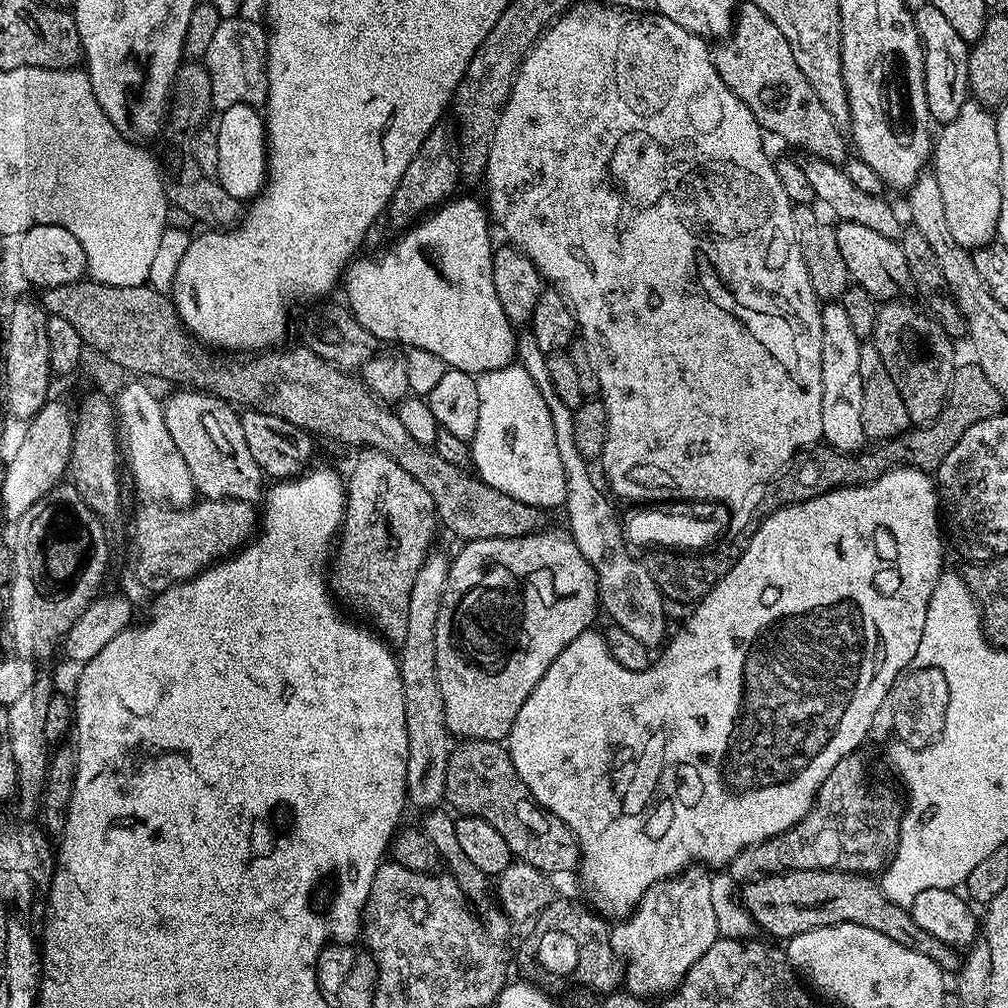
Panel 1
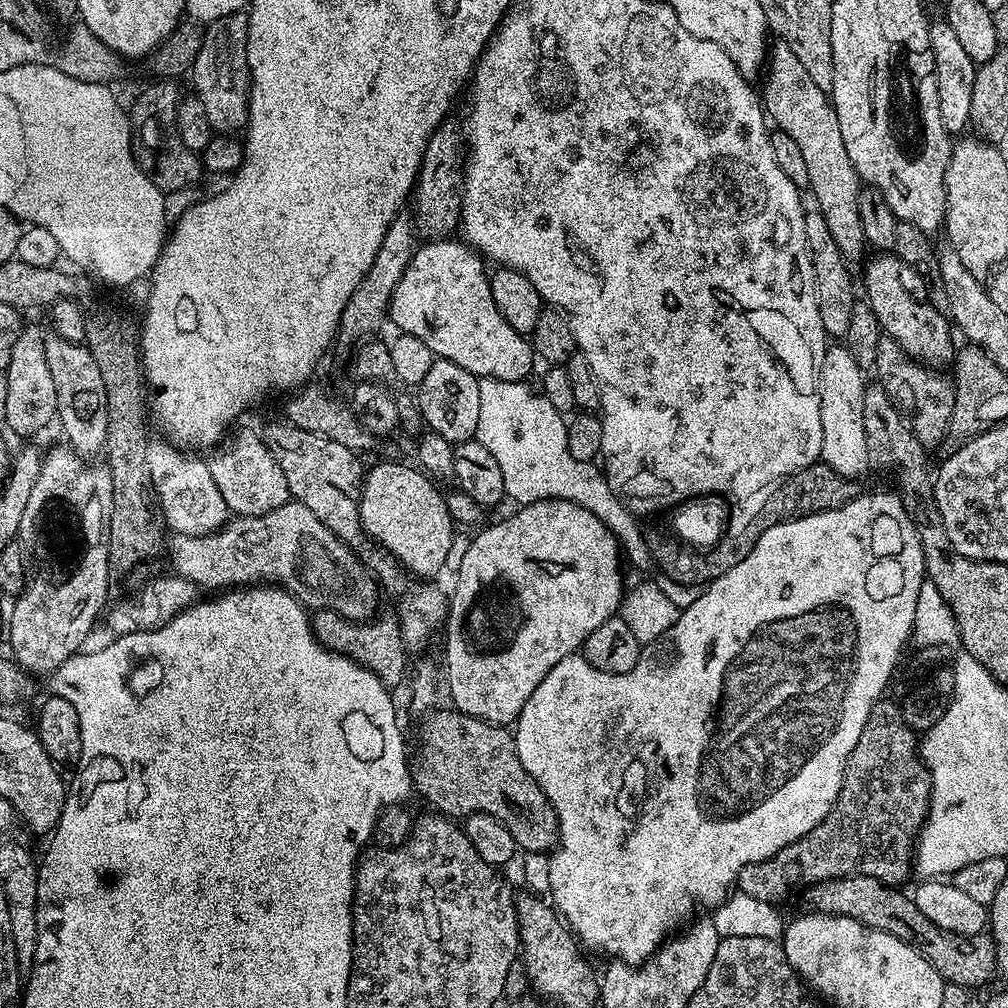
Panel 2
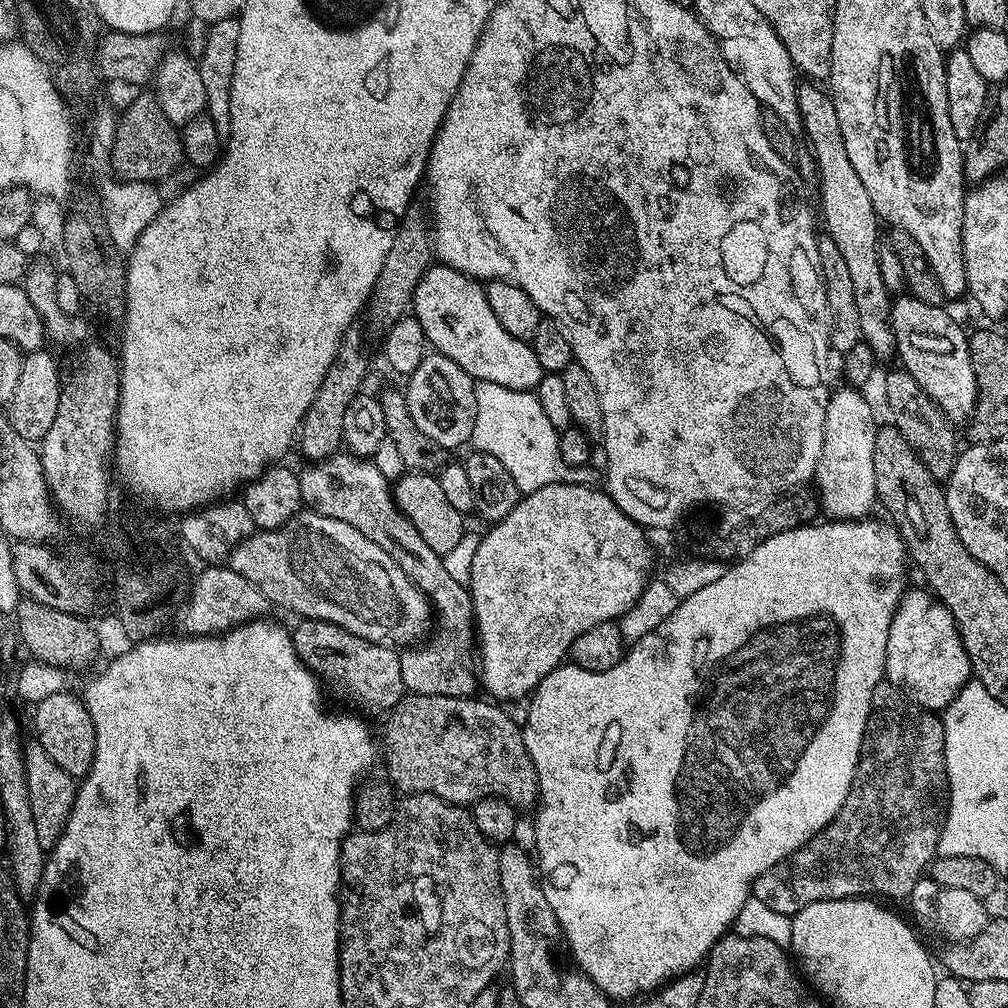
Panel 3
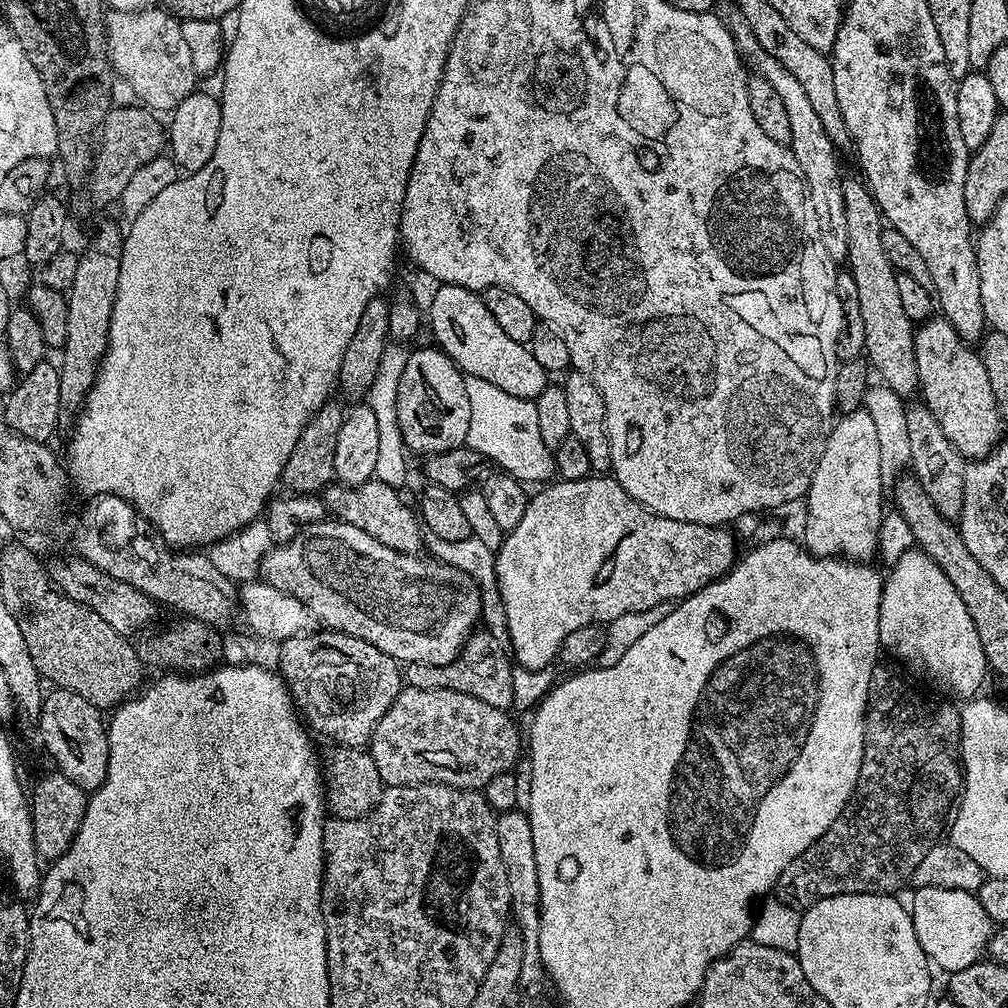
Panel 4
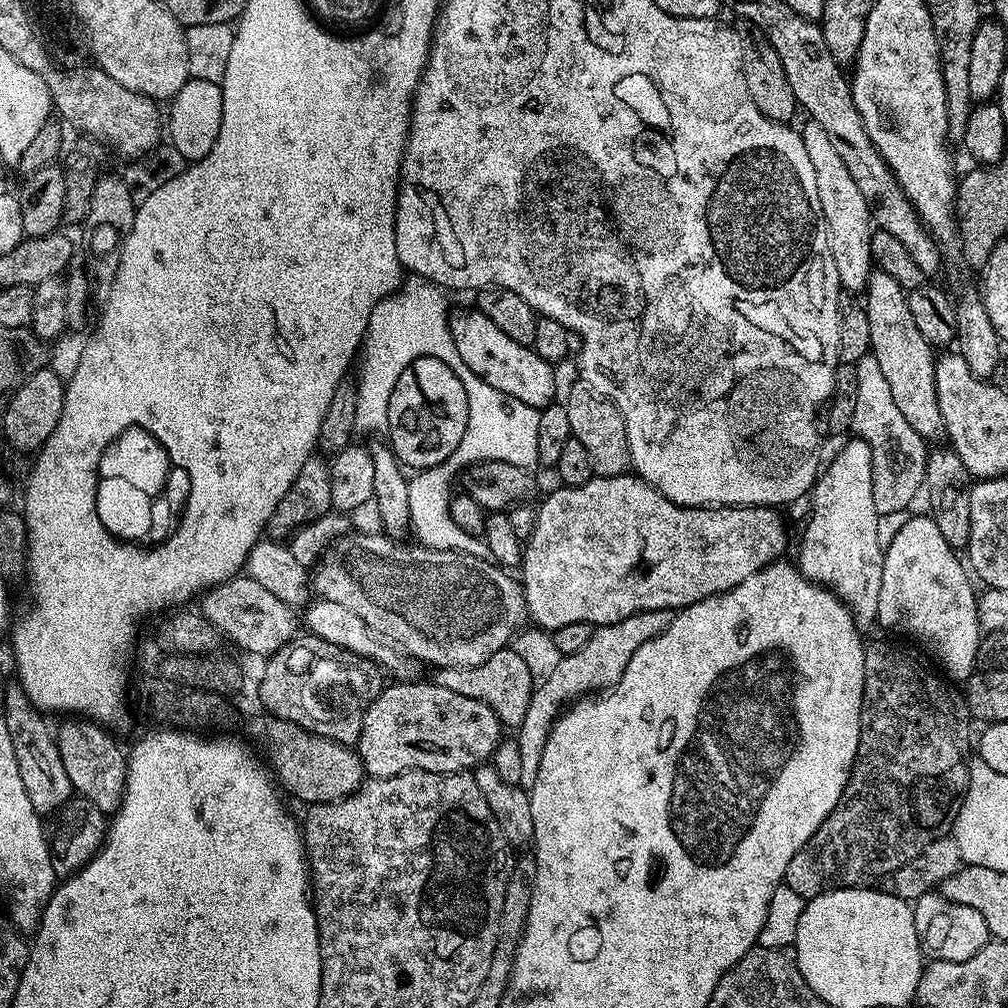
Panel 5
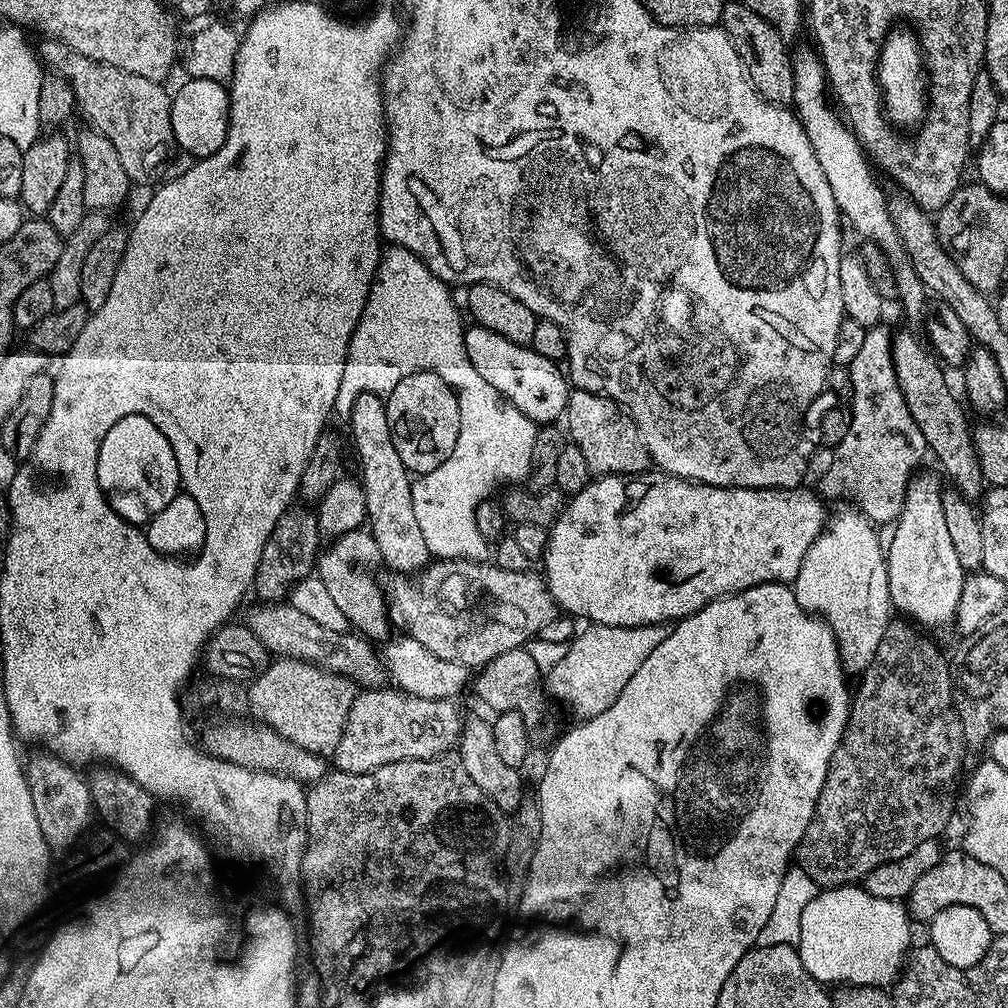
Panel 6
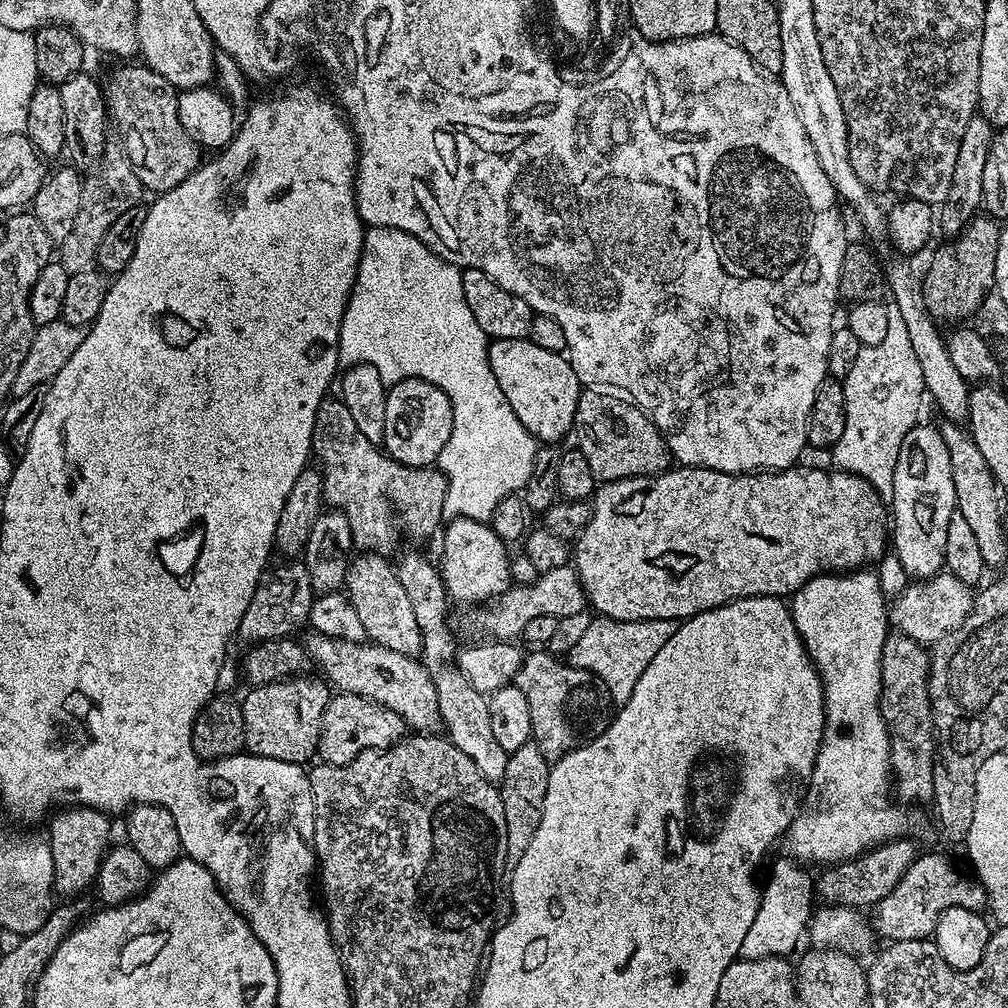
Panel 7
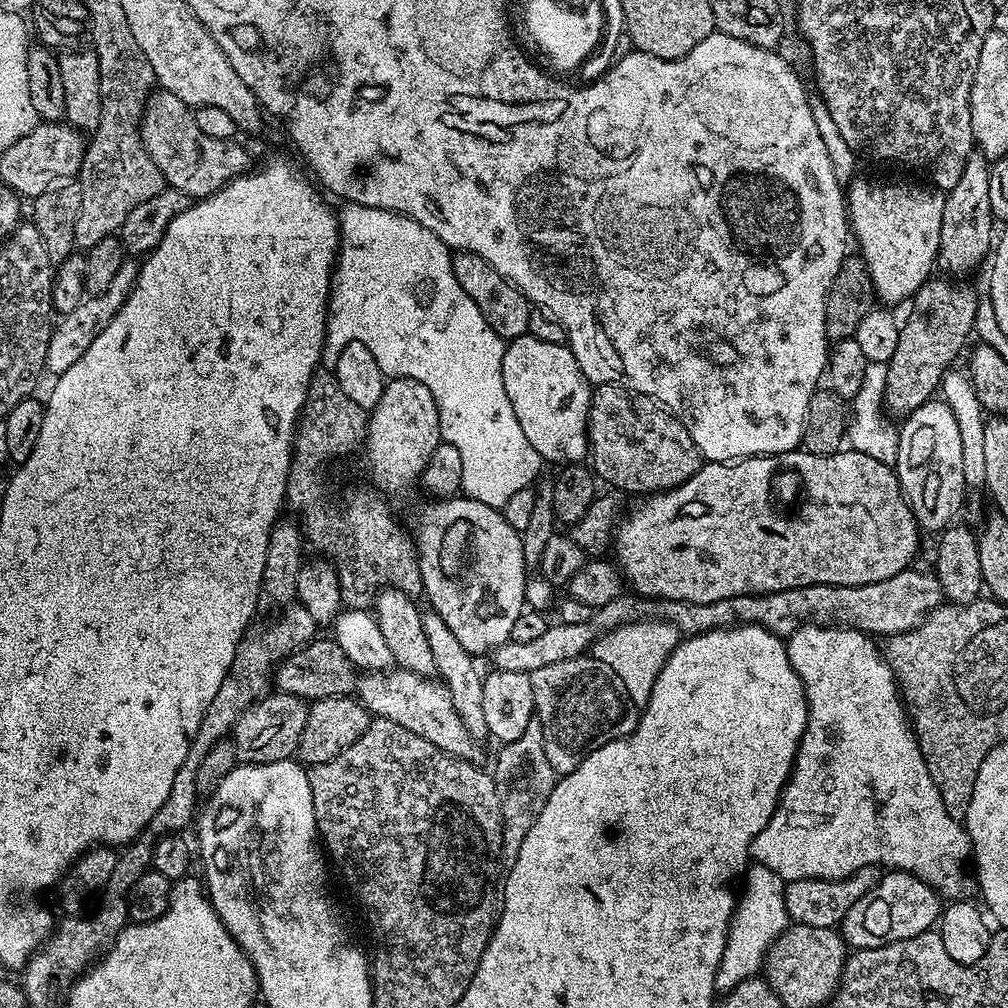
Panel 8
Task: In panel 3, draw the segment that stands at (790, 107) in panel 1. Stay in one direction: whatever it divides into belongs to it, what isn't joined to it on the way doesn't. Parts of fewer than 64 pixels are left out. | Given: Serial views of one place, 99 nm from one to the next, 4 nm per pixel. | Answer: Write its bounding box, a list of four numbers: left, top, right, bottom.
[794,82,895,357]

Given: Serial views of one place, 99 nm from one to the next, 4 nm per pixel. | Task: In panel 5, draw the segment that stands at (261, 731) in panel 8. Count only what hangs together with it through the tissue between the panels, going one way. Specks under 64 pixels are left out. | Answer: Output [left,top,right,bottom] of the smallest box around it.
[260,634,386,746]

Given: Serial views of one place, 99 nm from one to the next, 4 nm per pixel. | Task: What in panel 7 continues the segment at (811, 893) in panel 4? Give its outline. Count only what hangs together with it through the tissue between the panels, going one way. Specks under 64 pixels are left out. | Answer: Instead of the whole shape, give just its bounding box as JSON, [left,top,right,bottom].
[880,631,938,801]

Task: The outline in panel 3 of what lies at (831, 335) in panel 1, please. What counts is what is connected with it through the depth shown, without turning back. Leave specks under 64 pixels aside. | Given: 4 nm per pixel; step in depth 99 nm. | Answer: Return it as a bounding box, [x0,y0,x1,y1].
[814,386,878,520]

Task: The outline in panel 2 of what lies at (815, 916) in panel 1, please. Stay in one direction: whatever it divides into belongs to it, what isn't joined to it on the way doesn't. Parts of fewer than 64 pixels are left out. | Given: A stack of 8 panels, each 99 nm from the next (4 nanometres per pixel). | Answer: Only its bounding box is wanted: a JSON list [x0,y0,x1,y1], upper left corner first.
[803,876,997,990]

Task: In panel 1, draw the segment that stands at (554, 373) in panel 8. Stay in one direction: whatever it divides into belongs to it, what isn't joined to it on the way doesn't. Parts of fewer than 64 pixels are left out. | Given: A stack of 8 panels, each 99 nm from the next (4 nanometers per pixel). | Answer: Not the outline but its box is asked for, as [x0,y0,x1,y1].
[342,196,518,374]

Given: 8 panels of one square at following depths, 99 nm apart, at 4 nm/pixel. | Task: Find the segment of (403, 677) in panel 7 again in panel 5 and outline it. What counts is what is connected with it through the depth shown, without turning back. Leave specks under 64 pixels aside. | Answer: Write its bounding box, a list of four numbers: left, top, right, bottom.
[198,574,298,658]

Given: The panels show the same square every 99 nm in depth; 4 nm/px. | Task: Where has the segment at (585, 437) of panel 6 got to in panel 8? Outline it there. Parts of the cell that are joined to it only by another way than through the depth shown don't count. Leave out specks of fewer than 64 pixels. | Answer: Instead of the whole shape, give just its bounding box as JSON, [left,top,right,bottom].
[588,384,702,493]

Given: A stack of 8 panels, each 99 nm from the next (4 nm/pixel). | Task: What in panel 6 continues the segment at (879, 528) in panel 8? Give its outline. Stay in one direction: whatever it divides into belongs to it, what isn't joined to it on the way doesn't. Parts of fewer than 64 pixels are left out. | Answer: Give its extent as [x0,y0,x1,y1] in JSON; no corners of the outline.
[542,470,826,627]

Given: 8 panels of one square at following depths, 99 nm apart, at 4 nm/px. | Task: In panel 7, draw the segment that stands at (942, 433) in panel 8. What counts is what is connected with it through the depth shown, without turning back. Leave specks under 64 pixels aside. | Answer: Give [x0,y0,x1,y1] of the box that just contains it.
[890,422,955,581]

